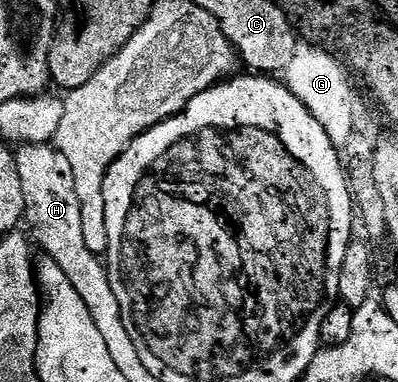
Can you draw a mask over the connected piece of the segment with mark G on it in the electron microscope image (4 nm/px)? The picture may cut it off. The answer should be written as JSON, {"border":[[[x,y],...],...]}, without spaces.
{"border":[[[306,41],[299,42],[284,72],[286,87],[312,113],[312,117],[324,125],[324,133],[328,133],[334,146],[339,149],[346,144],[348,137],[354,135],[354,118],[358,115],[358,107],[354,104],[354,87],[346,74],[347,68],[327,48]]]}

